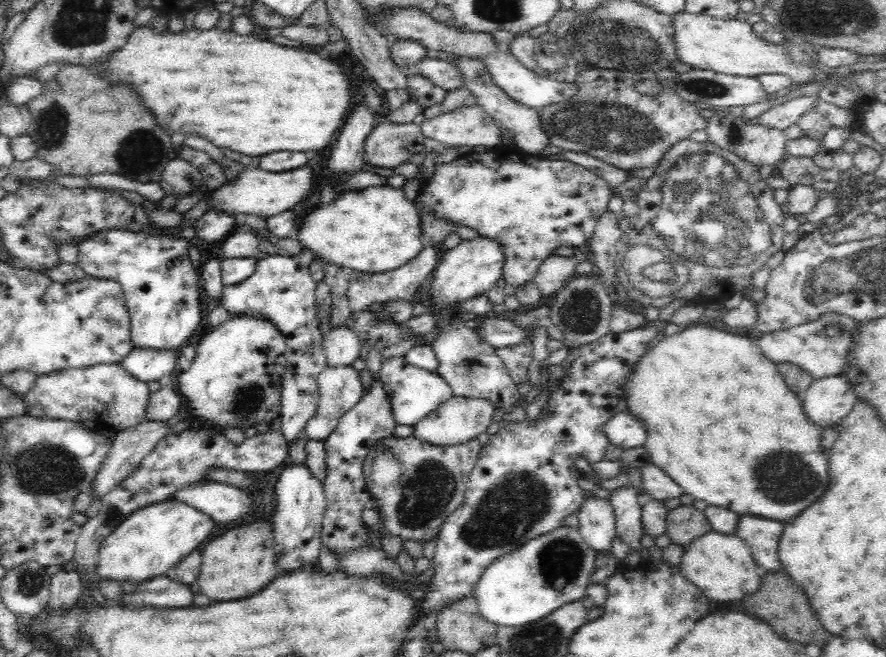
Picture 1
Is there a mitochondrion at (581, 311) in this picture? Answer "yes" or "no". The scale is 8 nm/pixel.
yes

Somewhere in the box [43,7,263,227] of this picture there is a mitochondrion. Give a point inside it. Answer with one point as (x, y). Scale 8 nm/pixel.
(139, 146)

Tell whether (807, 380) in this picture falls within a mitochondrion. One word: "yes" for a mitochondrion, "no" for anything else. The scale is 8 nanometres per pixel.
no

